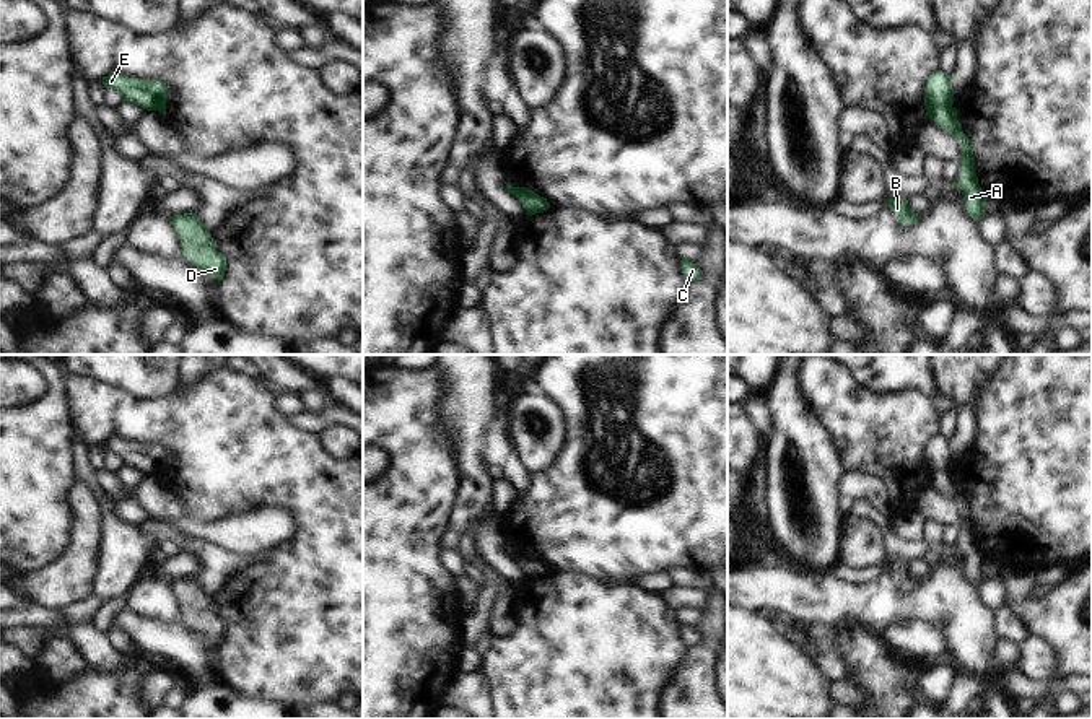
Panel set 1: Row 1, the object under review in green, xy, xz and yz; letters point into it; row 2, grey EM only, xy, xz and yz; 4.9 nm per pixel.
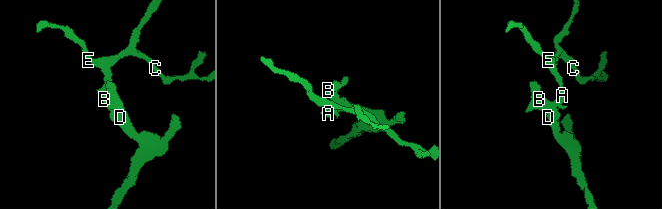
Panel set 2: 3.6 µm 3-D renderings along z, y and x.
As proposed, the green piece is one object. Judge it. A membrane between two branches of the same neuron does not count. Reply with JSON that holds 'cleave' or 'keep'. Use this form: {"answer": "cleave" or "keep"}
{"answer": "cleave"}

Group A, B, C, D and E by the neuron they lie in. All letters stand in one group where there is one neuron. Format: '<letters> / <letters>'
A B D / C E

